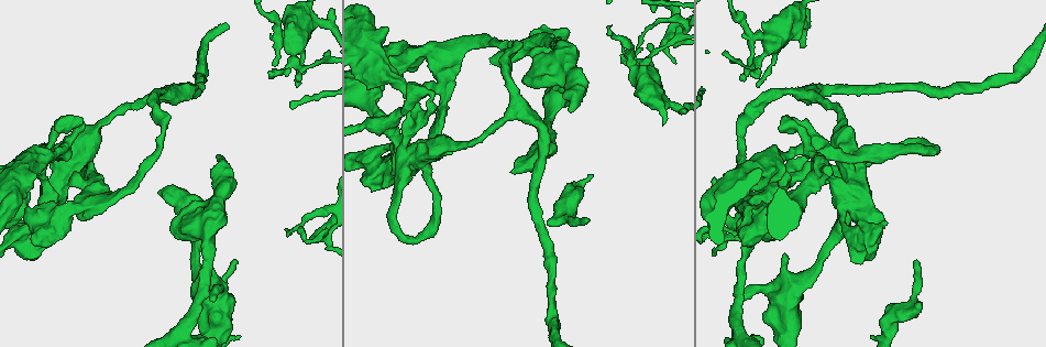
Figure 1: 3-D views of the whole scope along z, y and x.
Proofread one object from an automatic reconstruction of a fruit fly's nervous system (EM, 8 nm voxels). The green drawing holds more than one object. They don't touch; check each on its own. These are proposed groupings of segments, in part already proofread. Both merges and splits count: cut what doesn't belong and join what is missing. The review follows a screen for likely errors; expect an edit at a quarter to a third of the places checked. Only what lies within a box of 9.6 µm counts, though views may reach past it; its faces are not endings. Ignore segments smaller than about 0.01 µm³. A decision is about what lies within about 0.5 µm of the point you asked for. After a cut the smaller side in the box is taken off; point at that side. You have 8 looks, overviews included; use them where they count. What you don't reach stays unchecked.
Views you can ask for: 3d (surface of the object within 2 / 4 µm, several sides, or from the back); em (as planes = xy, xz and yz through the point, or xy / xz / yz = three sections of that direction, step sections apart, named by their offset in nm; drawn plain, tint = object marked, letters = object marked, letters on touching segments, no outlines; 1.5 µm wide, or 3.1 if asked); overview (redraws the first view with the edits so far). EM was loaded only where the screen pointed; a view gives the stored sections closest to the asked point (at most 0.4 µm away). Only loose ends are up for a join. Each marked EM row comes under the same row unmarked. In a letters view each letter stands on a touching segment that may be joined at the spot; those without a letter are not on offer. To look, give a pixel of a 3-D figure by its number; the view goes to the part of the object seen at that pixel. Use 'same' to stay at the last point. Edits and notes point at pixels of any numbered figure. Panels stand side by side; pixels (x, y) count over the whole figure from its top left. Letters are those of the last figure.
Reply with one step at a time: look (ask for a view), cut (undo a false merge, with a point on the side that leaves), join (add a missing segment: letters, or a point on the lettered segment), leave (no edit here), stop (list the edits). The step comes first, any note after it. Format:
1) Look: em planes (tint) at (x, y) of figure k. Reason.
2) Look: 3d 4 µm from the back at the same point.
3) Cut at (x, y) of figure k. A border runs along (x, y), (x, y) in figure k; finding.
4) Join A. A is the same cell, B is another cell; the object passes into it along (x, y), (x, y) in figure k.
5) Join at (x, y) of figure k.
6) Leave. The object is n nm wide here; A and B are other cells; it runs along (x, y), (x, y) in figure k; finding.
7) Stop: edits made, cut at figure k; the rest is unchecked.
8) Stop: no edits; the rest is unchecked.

Look: em planes (letters) at (236, 261) of figure 1. Branch stops here.

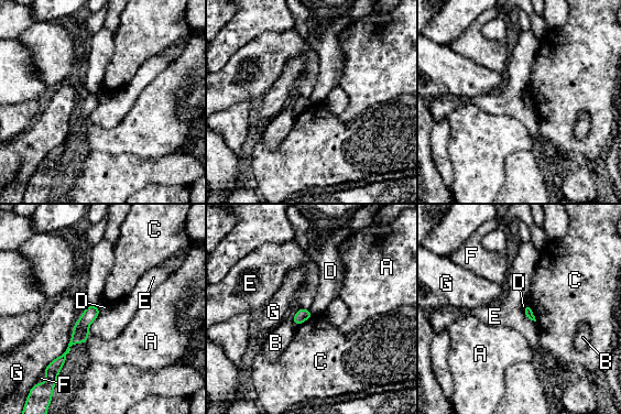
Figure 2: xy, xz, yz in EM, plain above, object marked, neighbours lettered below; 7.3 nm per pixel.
Leave. A, B, C, D, E, F and G are other cells; a border runs along (97, 306), (100, 313) in figure 2; no lettered segment goes on from it.

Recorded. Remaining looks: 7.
Look: 3d 2 µm at (158, 193) of figure 1.

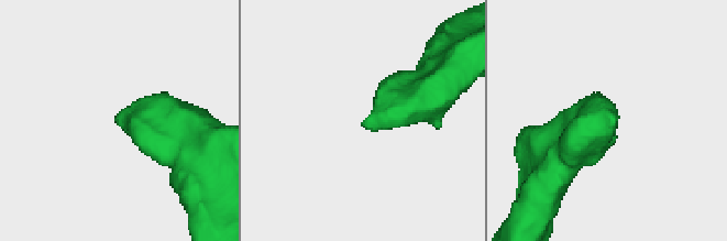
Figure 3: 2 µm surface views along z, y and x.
Look: em xy step 8 (tint) at (615, 118) of figure 3.

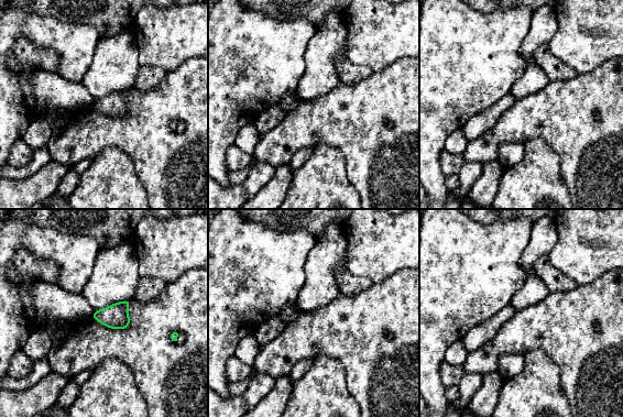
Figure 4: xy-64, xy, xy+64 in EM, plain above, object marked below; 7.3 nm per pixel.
Look: em planes (letters) at the same point.

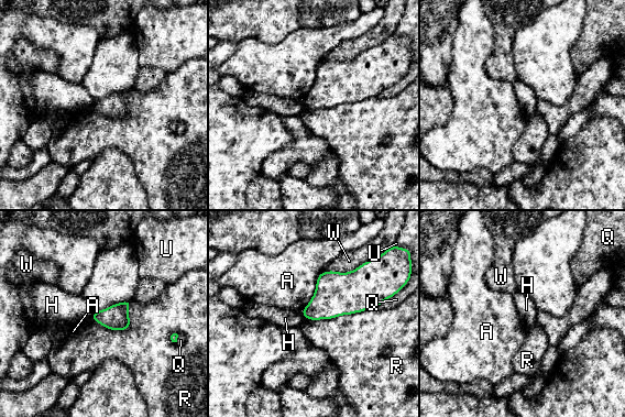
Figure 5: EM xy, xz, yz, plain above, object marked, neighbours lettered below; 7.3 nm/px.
Leave. A, H, Q, R, U and W are other cells; a border runs along (377, 306), (331, 318), (306, 319) in figure 5; no lettered segment goes on from it.

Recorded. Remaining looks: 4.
Look: em planes (letters) at (48, 190) of figure 1. Three-way junction.

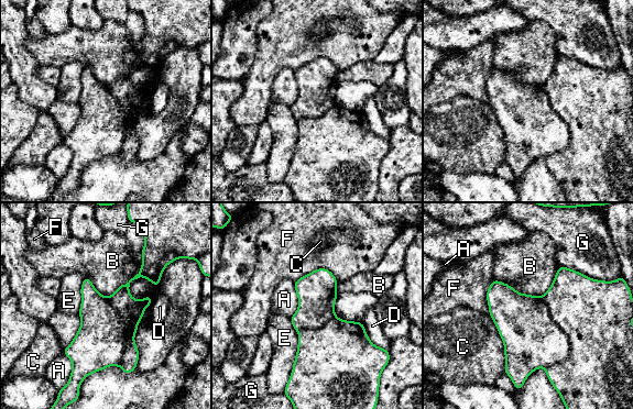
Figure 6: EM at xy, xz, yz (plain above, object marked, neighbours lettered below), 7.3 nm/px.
Leave. The longest contact is with B, 500 nm; A, B, C, D, E, F and G are other cells; a border runs along (144, 243), (110, 295), (84, 278) in figure 6; continuous, no second cell.

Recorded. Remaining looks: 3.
Stop: no edits; the rest is unchecked.

